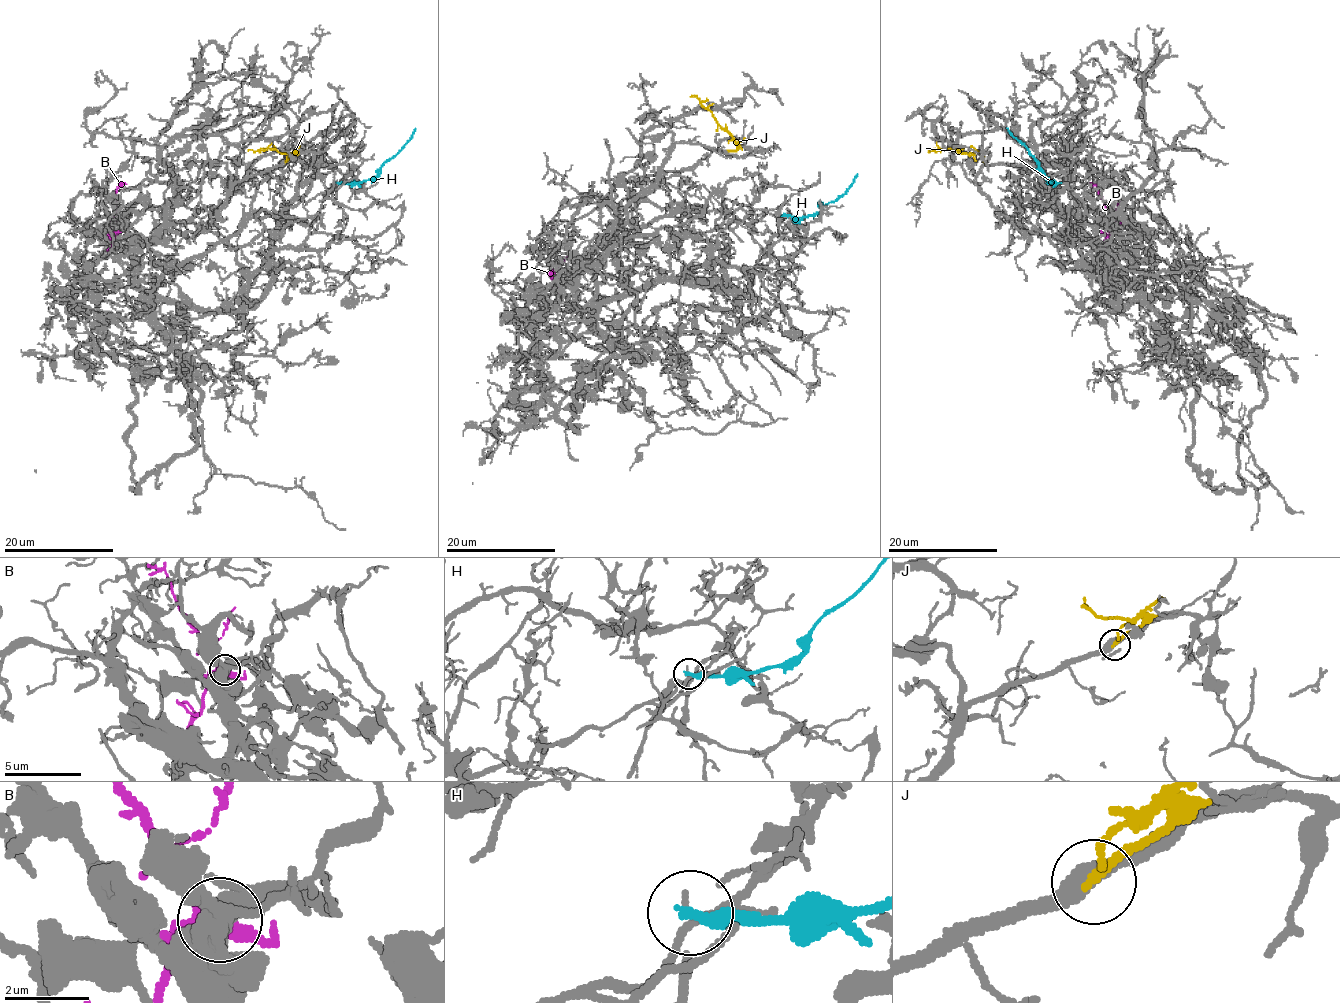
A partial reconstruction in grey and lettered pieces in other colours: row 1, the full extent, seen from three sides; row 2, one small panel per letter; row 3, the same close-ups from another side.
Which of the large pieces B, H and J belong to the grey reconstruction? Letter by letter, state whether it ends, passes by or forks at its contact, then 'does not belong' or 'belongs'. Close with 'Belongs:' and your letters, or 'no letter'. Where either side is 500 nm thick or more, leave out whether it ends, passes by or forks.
B: does not belong
H: it ends there; does not belong
J: it ends there; belongs
Belongs: J

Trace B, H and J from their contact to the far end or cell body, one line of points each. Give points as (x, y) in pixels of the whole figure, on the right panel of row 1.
B: (1117, 221), (1098, 188), (1091, 184)
H: (1049, 182), (1029, 151), (1006, 128)
J: (984, 162), (982, 155), (973, 152), (945, 148), (930, 151)

